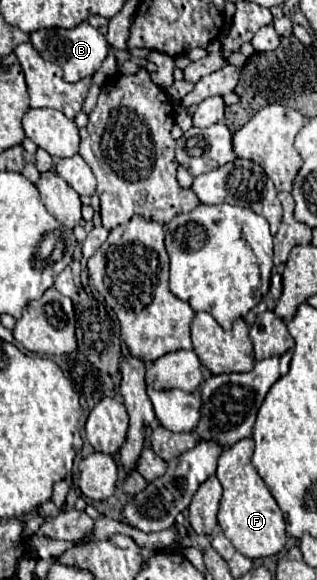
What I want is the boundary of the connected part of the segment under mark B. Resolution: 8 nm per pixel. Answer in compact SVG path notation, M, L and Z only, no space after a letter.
M88 21L80 23L78 27L72 27L72 29L42 29L42 31L34 31L30 35L30 43L40 51L40 55L50 61L50 63L56 63L62 67L64 71L64 81L68 83L74 83L74 81L80 81L84 77L92 77L98 67L102 65L104 57L108 55L108 43L106 43L106 37L94 29Z

